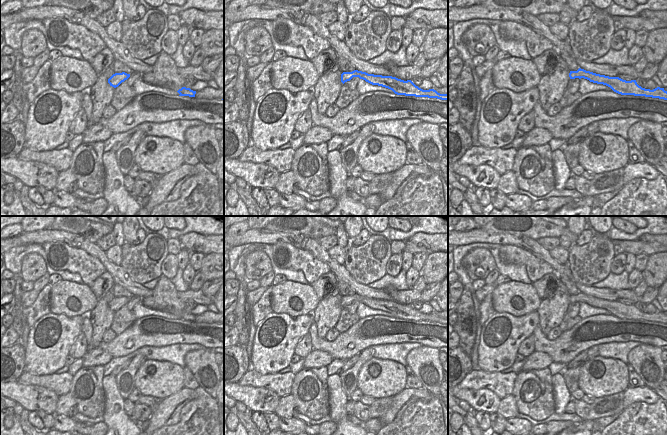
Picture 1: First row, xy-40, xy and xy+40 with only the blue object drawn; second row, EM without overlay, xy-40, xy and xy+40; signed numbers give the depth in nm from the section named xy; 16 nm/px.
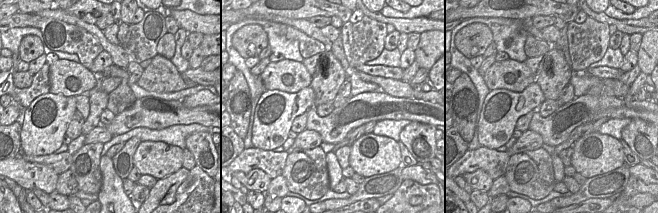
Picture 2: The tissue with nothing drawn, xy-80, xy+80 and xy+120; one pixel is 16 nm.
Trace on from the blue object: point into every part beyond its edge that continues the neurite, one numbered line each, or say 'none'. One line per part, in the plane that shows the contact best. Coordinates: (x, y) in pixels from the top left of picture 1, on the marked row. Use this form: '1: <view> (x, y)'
none

